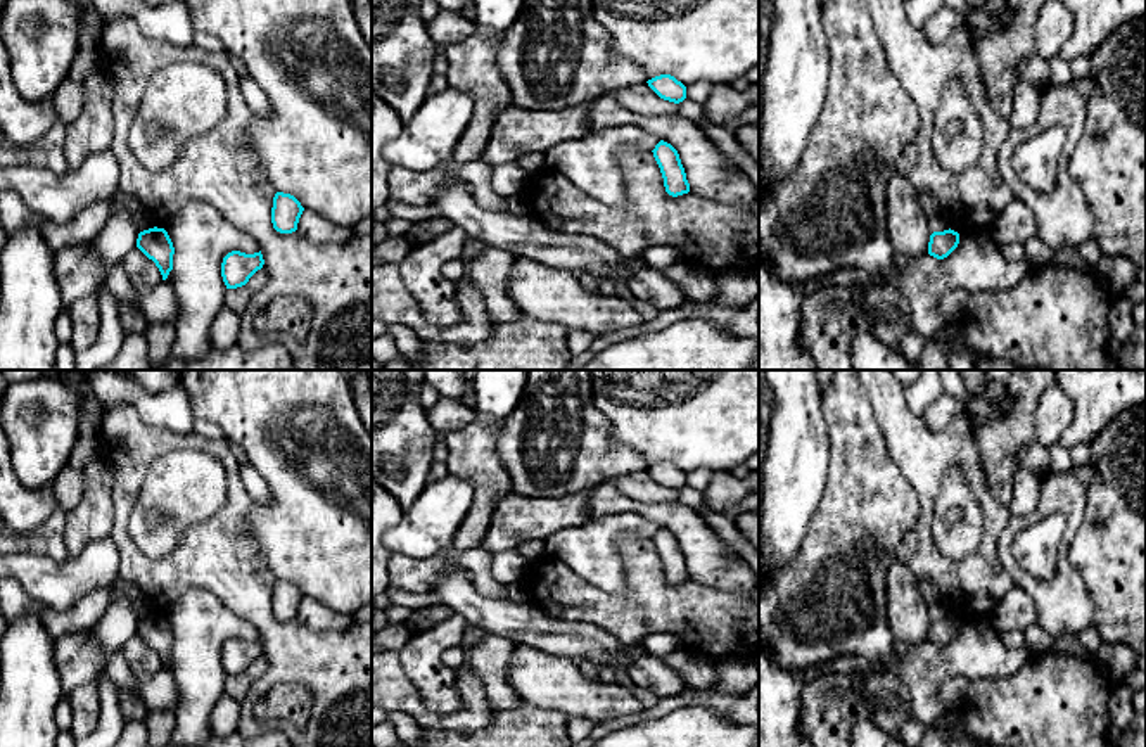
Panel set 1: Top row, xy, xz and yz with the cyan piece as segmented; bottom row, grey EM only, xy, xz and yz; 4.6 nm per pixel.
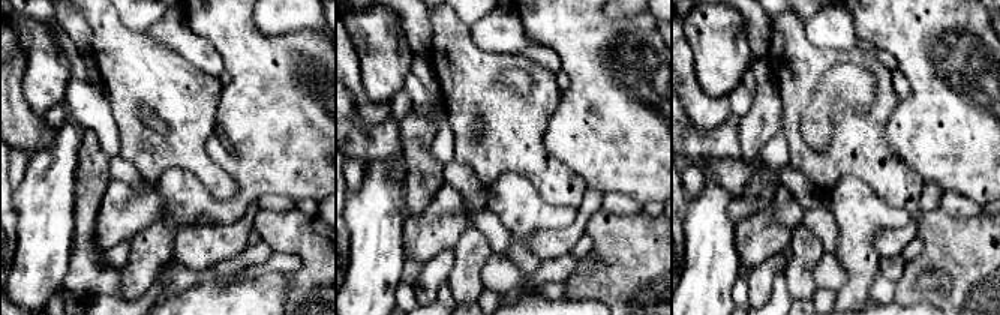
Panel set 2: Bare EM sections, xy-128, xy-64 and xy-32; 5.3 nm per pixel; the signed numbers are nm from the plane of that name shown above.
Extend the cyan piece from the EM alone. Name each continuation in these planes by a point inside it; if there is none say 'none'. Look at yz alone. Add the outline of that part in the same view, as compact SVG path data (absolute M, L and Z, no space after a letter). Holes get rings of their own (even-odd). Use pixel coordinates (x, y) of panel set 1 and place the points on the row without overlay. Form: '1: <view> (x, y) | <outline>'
none

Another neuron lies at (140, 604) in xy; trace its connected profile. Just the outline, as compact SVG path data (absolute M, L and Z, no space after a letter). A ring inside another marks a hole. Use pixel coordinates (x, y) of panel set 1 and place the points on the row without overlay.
M118 579L112 588L121 588L124 591L140 619L154 616L150 602L135 583Z

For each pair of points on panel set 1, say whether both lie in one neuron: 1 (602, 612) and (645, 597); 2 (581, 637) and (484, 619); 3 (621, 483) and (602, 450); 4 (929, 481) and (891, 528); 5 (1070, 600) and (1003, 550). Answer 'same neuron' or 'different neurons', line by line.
1: same neuron
2: same neuron
3: different neurons
4: different neurons
5: same neuron

